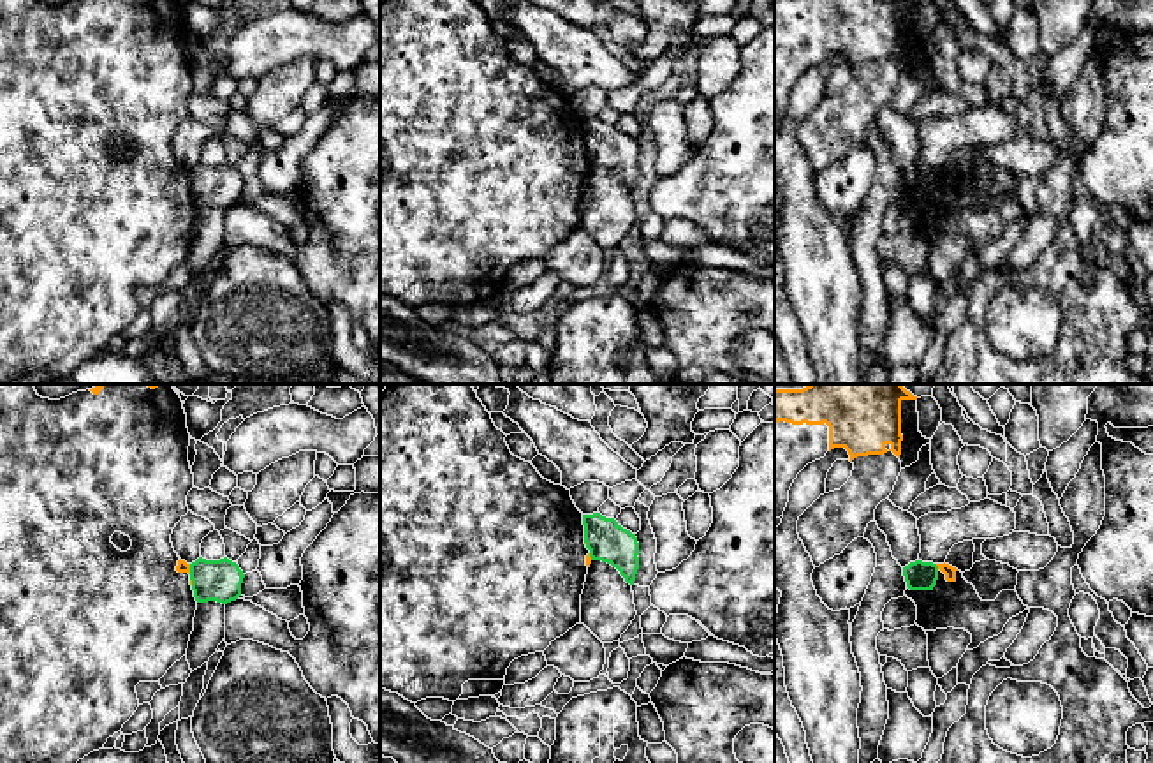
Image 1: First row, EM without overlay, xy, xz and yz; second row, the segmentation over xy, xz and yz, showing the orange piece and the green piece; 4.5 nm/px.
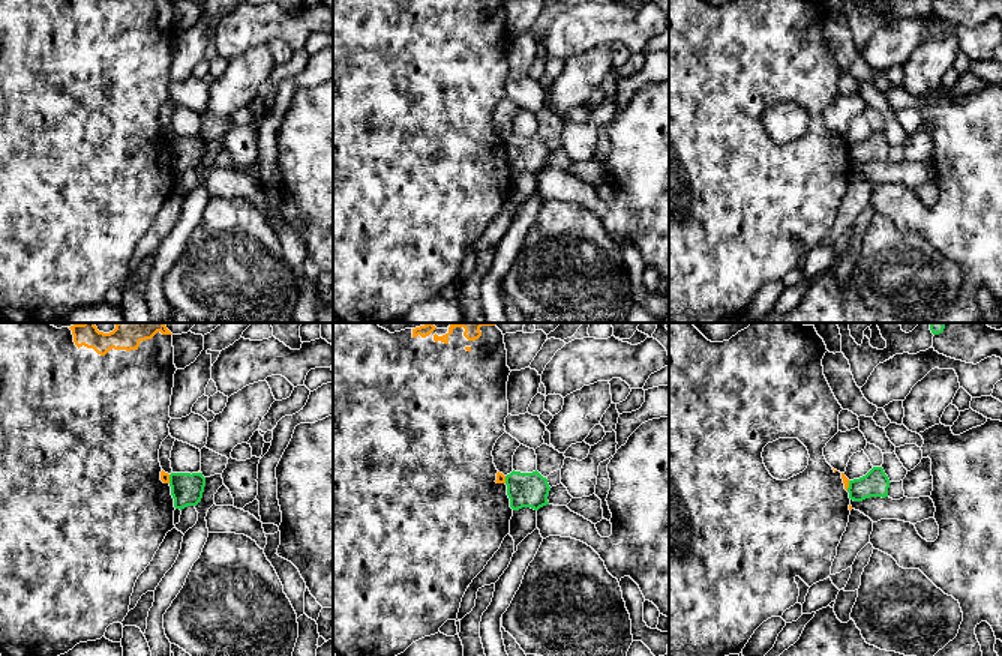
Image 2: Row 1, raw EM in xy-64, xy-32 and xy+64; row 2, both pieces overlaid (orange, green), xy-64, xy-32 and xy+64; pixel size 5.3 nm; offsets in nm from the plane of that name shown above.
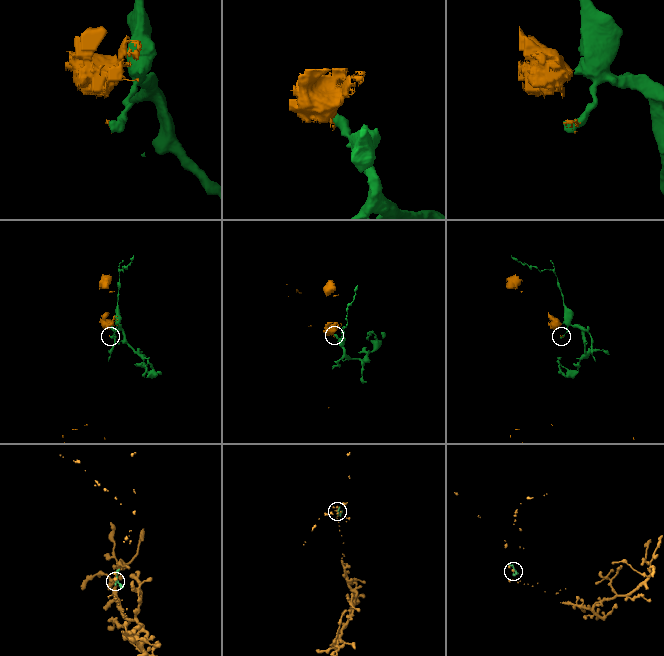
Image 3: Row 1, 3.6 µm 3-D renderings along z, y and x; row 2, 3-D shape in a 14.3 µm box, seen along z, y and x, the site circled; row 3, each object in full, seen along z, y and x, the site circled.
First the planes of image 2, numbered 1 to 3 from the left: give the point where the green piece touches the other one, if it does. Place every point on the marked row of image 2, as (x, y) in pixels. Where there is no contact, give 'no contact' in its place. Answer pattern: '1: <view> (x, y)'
1: xy-64 (168, 479)
2: xy-32 (504, 479)
3: xy+64 (848, 485)

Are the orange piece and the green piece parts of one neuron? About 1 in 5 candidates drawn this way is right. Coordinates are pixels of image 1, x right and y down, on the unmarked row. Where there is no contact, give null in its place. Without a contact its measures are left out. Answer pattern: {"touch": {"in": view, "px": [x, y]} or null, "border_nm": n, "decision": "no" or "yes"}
{"touch": {"in": "yz", "px": [937, 170]}, "border_nm": 30, "decision": "no"}

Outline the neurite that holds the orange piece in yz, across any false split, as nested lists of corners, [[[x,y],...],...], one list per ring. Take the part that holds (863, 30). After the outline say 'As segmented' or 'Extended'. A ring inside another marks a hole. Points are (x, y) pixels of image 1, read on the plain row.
[[[775,0],[775,125],[789,107],[789,95],[797,79],[812,67],[826,62],[834,53],[845,53],[850,67],[857,62],[884,60],[892,56],[901,74],[919,65],[922,51],[931,49],[919,37],[917,2],[914,0]]]. Extended

